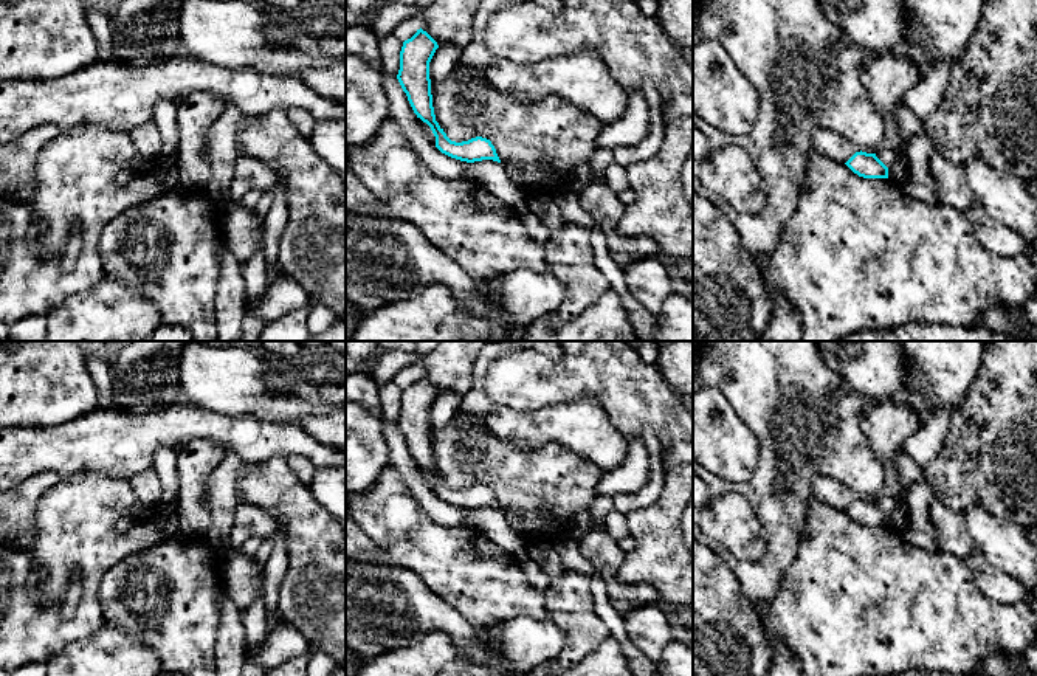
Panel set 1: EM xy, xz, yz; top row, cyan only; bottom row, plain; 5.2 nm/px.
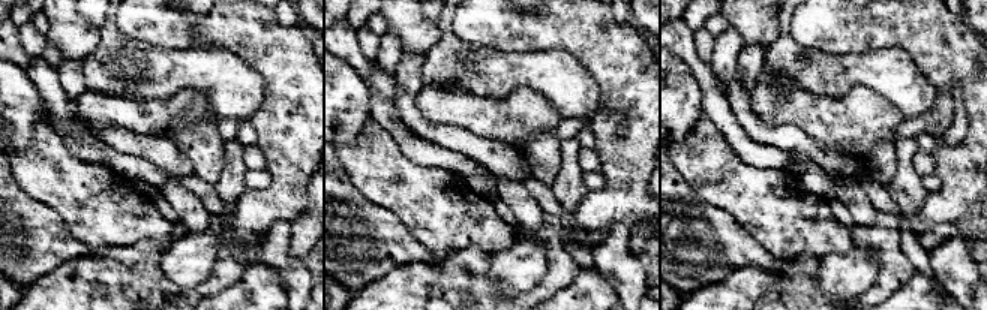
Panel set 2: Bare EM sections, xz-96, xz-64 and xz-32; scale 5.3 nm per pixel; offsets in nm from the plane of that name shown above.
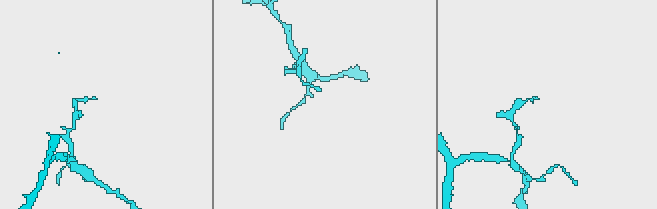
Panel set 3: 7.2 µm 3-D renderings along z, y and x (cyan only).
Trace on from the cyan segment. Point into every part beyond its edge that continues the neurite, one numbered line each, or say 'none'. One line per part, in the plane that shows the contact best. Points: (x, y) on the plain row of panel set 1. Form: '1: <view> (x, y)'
none

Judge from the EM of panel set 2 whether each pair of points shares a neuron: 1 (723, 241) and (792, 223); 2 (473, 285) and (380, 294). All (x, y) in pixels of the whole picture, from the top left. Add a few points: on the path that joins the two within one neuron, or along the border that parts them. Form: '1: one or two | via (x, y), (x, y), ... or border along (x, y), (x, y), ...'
1: two | border along (725, 210), (776, 258)
2: one | via (450, 285), (408, 289), (402, 294)

